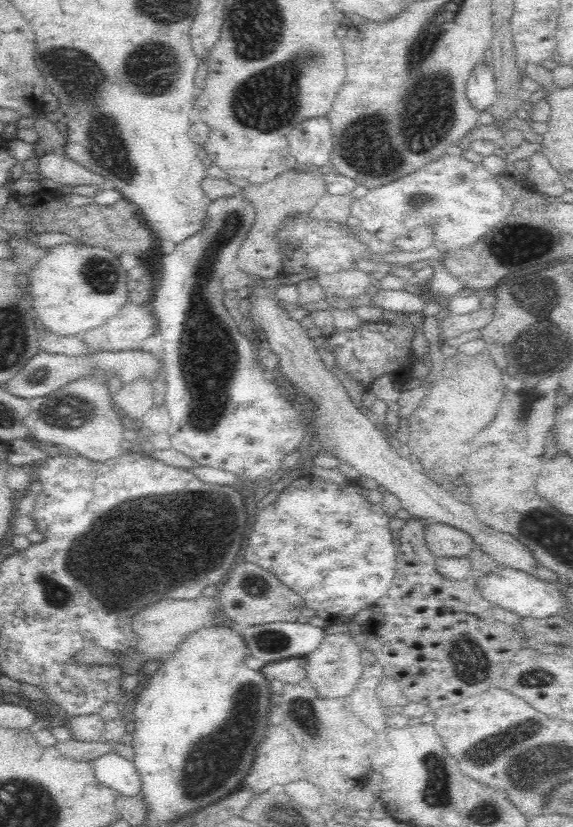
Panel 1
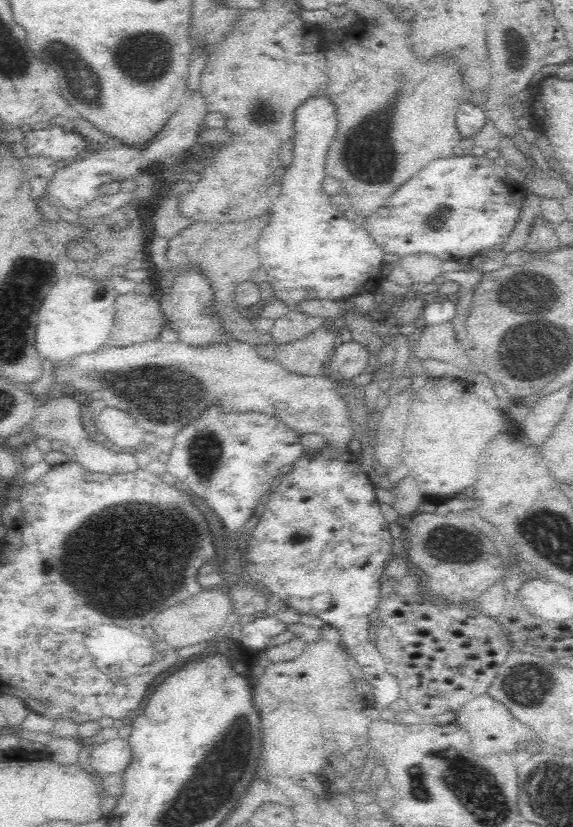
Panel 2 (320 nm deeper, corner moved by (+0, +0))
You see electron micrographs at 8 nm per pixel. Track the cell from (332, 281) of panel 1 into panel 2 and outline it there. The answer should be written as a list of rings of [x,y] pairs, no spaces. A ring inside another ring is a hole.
[[[298,310],[288,311],[274,322],[269,333],[272,335],[273,342],[284,347],[287,343],[301,339],[321,327],[324,319],[324,316],[310,316]]]

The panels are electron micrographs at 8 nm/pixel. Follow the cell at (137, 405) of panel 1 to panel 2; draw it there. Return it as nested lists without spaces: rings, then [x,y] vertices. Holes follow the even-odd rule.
[[[104,408],[96,418],[99,437],[118,446],[120,450],[136,450],[143,444],[144,430],[140,430],[132,416],[116,408]]]

